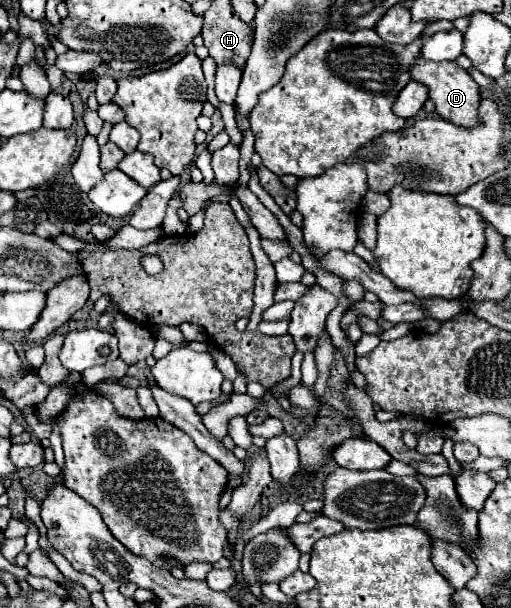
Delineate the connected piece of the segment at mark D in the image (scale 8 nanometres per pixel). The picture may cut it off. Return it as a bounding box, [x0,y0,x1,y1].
[408,55,480,127]

